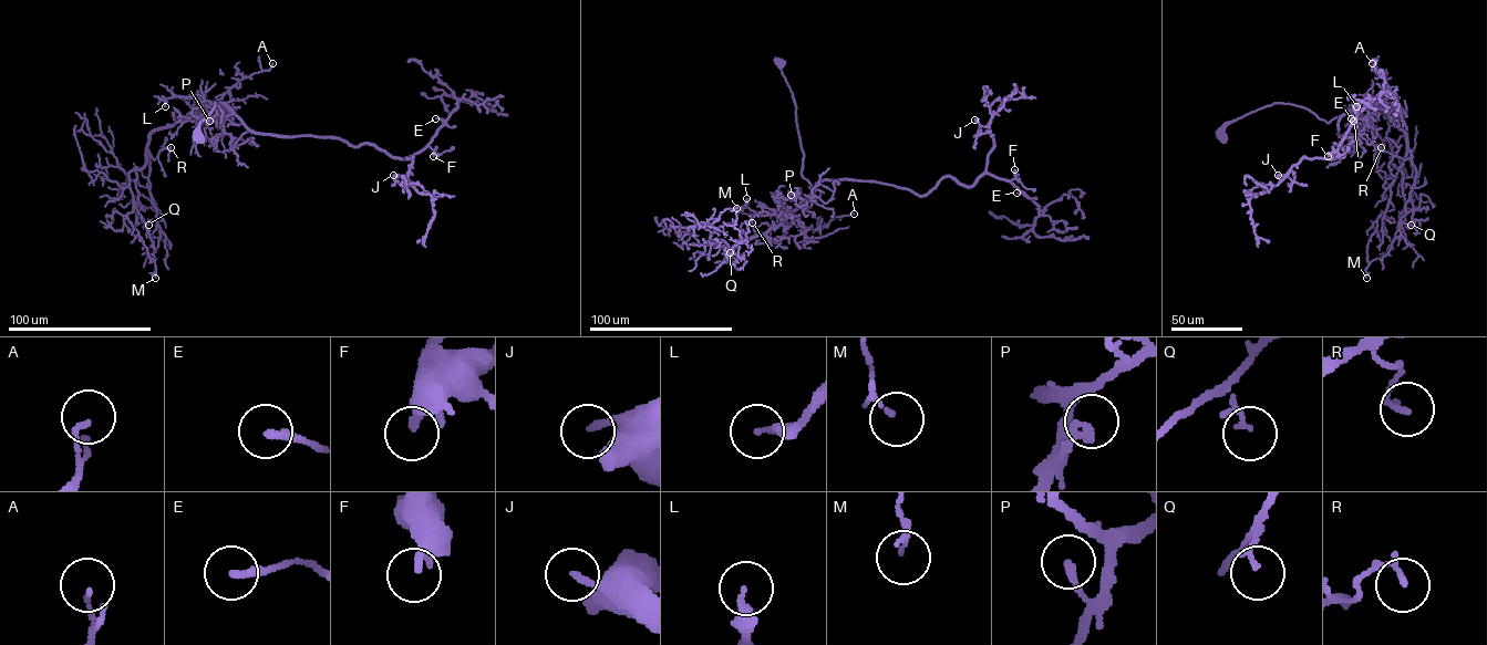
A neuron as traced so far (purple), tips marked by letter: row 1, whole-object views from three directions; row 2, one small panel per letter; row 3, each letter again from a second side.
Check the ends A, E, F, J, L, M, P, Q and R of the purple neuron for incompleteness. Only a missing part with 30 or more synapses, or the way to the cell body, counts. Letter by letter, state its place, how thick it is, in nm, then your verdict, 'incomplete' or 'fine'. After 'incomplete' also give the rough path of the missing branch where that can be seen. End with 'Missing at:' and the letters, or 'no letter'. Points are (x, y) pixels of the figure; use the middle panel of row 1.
A: at (854, 214); 110 nm thick; fine
E: at (1016, 193); 220 nm thick; fine
F: at (1014, 169); 260 nm thick; fine
J: at (974, 120); 170 nm thick; fine
L: at (746, 198); 240 nm thick; fine
M: at (736, 208); 120 nm thick; fine
P: at (791, 195); 240 nm thick; fine
Q: at (730, 252); 140 nm thick; fine
R: at (752, 222); 160 nm thick; fine
Missing at: no letter

